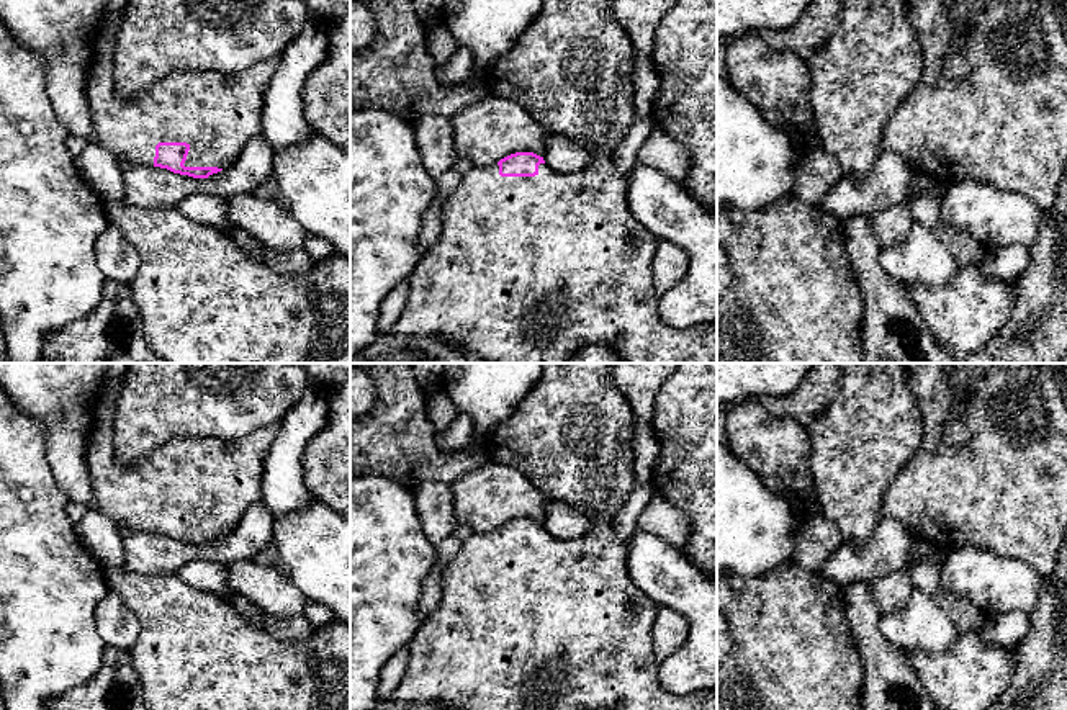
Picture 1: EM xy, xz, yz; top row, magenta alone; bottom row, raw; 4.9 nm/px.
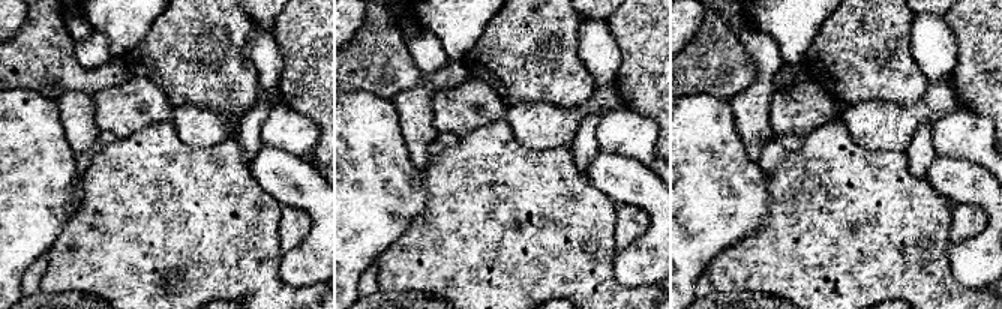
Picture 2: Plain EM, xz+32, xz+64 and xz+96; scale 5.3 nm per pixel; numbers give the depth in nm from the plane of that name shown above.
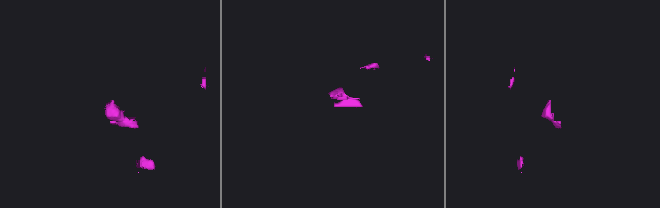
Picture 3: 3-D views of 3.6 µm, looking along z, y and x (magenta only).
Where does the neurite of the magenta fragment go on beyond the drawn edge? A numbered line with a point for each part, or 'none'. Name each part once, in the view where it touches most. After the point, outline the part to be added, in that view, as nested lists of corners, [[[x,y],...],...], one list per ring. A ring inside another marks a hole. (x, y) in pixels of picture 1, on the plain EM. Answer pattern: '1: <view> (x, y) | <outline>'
1: xy (216, 481) | [[[123,378],[98,401],[87,463],[90,509],[116,525],[154,533],[159,509],[187,509],[185,533],[229,533],[242,514],[262,499],[262,470],[278,424],[239,440],[175,438],[131,466],[121,466],[113,448],[113,417]]]

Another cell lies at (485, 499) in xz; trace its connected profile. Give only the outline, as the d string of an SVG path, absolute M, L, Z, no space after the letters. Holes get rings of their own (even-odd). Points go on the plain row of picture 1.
M486 463L450 481L458 525L488 533L515 519L545 524L547 497L515 468Z

